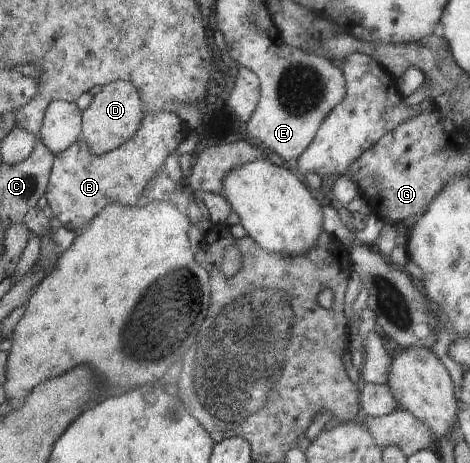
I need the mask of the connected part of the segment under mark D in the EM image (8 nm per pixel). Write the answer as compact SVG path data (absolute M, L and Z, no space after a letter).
M112 81L102 87L100 93L93 95L92 101L83 113L83 137L94 155L104 155L115 150L134 137L142 125L144 111L143 98L139 88L131 81Z

